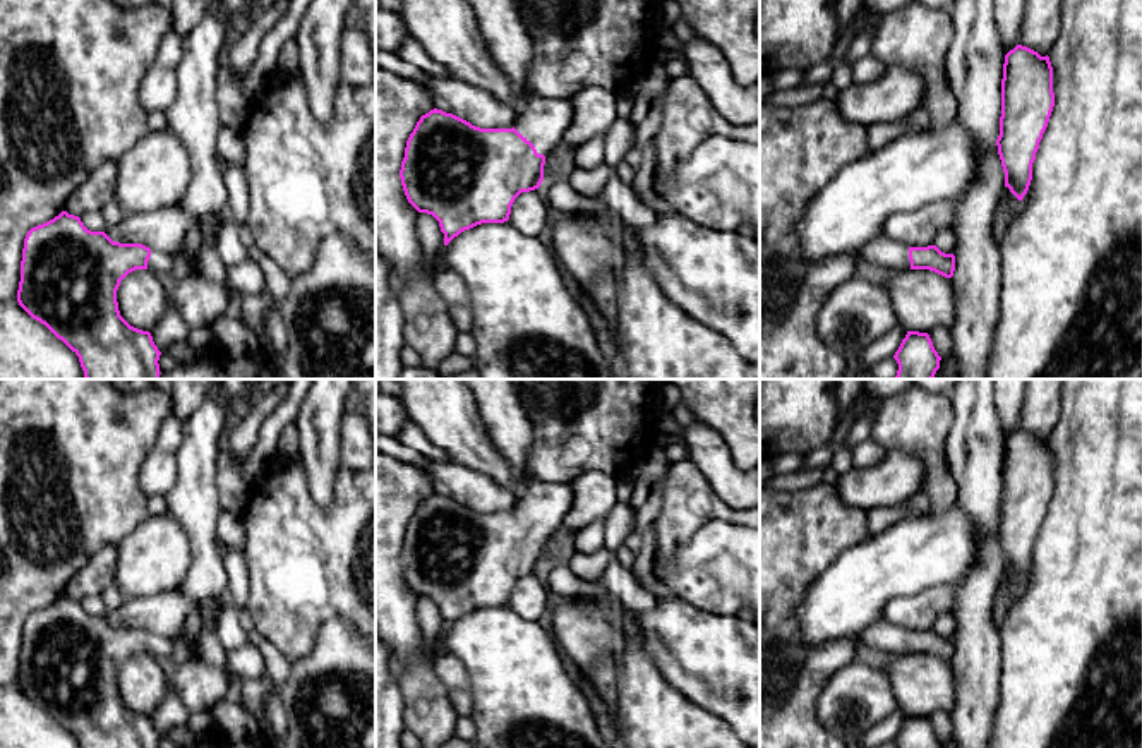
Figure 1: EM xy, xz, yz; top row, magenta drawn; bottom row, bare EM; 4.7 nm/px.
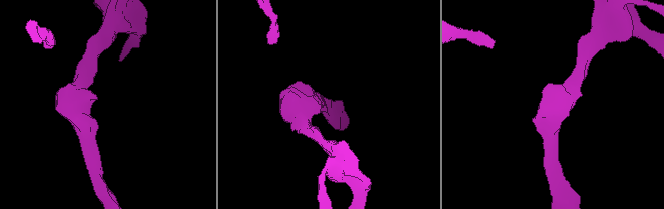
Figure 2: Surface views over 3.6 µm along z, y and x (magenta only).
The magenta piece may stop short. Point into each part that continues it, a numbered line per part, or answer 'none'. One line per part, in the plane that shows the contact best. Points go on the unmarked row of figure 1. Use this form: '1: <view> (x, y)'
1: xz (542, 505)

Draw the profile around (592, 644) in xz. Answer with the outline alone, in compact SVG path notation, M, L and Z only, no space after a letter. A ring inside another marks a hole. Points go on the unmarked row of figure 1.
M554 597L549 607L550 631L566 661L598 693L607 714L619 700L619 659L628 630L614 623L595 597Z

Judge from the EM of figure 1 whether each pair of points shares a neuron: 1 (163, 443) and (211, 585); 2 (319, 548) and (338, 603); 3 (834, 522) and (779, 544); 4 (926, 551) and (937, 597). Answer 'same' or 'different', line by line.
1: different
2: same
3: same
4: different

